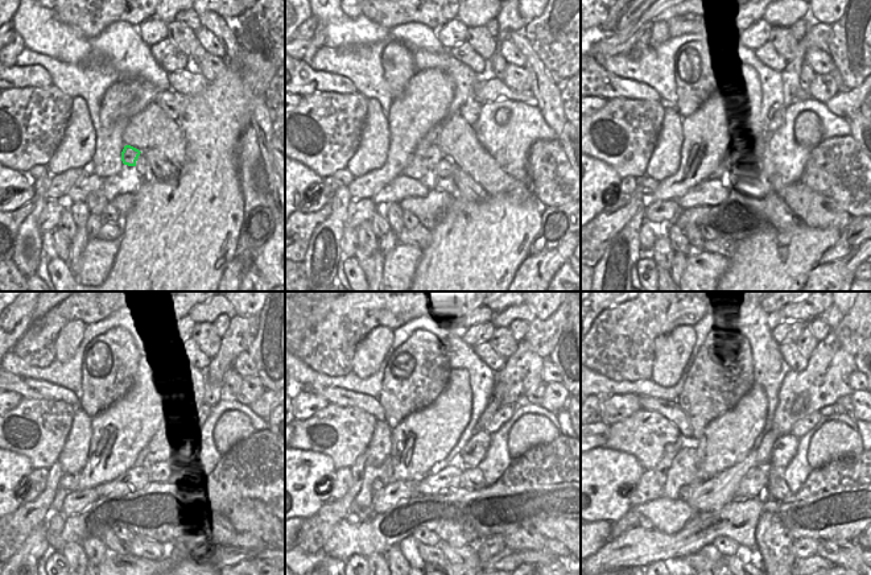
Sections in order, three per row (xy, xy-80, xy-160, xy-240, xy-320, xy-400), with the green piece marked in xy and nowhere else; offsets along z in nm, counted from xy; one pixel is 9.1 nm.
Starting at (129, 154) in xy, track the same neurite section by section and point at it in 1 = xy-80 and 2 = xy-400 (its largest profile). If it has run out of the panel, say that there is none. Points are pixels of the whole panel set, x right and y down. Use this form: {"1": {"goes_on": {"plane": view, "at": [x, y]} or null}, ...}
{"1": {"goes_on": {"plane": "xy-80", "at": [433, 156]}}, "2": {"goes_on": {"plane": "xy-400", "at": [784, 449]}}}

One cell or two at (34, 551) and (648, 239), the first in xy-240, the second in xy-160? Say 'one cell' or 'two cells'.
two cells

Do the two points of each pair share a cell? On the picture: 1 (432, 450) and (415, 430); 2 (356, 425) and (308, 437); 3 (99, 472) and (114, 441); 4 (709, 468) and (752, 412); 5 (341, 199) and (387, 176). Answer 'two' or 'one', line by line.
1: one
2: one
3: one
4: one
5: two

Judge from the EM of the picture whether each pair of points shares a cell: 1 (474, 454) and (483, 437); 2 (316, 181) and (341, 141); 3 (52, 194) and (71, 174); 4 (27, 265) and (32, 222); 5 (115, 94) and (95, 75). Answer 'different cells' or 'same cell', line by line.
1: same cell
2: different cells
3: same cell
4: same cell
5: different cells

